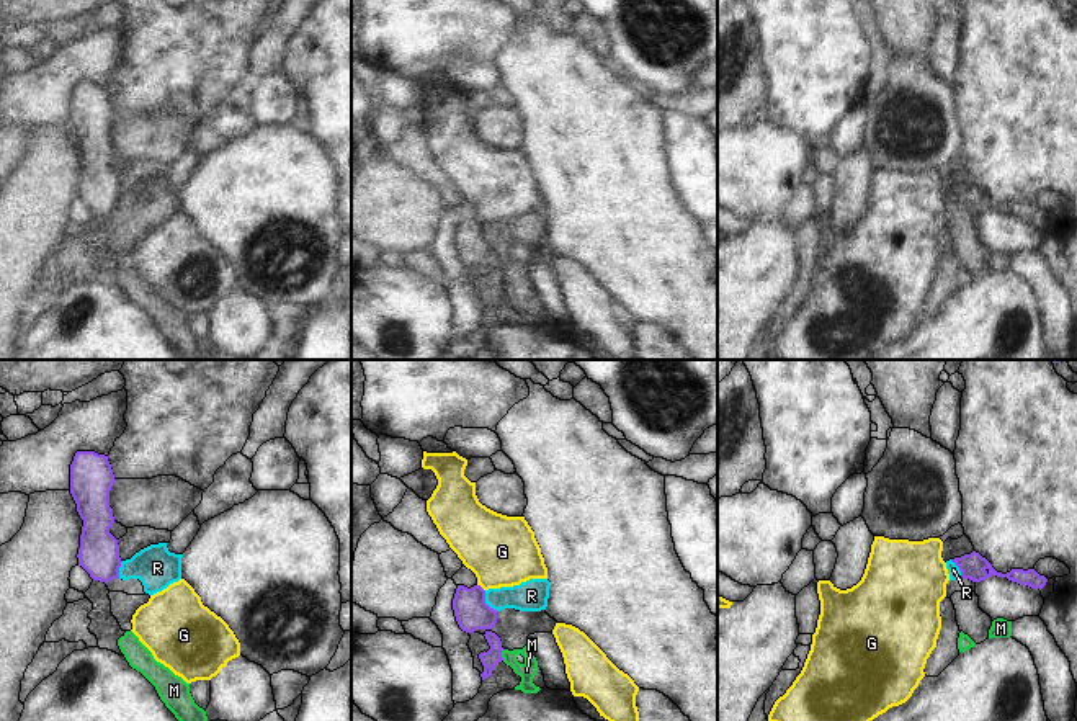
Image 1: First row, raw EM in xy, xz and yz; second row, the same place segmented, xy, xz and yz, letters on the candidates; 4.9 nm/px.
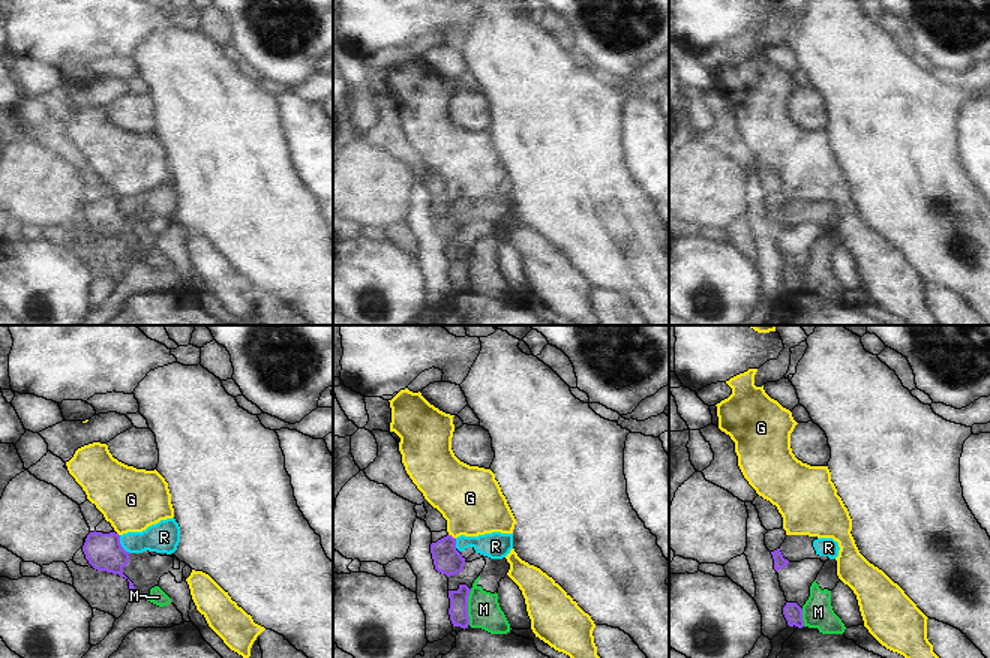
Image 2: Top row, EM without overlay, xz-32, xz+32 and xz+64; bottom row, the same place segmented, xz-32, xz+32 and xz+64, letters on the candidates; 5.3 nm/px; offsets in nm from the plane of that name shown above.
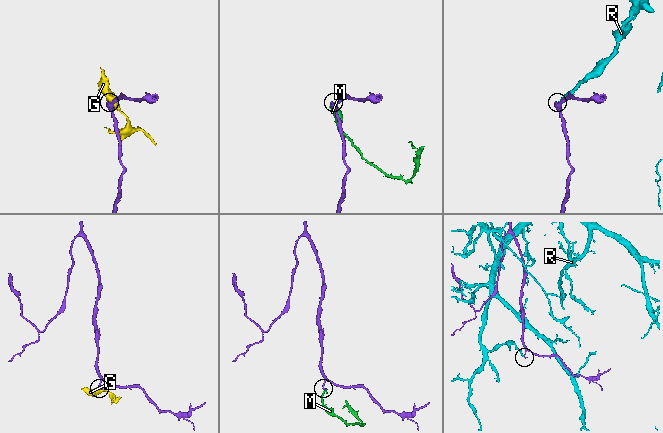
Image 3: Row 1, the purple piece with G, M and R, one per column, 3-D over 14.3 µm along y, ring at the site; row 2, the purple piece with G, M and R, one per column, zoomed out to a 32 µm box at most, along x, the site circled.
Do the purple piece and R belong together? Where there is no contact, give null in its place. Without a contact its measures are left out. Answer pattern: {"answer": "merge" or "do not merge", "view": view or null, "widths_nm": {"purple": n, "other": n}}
{"answer": "do not merge", "view": "xz", "widths_nm": {"purple": 170, "other": 160}}

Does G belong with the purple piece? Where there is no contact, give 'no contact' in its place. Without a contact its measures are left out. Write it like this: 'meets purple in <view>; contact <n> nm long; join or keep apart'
meets purple in xz; contact 50 nm long; keep apart

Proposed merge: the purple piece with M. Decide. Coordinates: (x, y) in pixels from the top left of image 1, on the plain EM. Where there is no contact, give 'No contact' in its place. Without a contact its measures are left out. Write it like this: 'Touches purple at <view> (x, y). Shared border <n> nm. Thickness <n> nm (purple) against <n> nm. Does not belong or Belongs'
Touches purple at xz (500, 288). Shared border 60 nm. Thickness 90 nm (purple) against 90 nm. Does not belong.

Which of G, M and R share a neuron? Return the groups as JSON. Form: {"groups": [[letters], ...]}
{"groups": [["G"], ["M"], ["R"]]}

